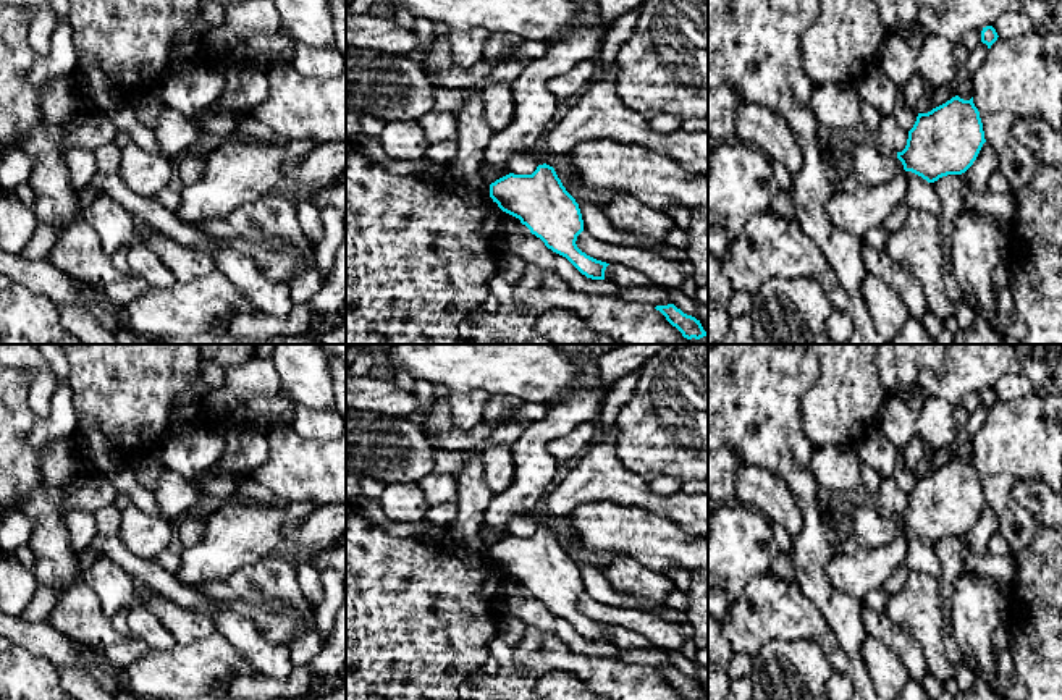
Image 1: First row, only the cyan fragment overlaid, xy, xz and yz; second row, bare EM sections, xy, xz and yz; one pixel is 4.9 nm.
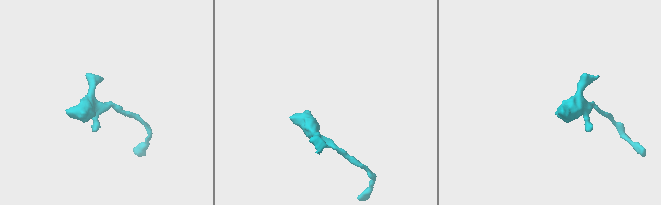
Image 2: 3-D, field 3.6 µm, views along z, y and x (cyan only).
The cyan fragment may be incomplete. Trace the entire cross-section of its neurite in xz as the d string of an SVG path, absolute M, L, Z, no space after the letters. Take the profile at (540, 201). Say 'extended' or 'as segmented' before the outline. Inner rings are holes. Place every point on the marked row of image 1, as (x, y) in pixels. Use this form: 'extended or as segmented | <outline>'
extended | M614 63L582 91L577 103L546 134L545 163L532 175L509 173L490 184L490 197L503 212L519 218L548 249L592 280L605 280L609 264L587 255L575 244L584 220L579 204L551 167L558 157L588 139L611 137L666 154L692 173L708 176L708 133L653 131L647 118L617 97L616 78Z

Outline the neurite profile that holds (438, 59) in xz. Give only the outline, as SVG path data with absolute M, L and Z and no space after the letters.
M435 24L435 40L424 61L427 71L448 71L457 66L448 44L449 32L451 29L446 24Z

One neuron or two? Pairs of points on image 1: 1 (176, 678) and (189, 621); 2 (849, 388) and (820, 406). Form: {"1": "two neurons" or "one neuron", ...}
{"1": "two neurons", "2": "one neuron"}

